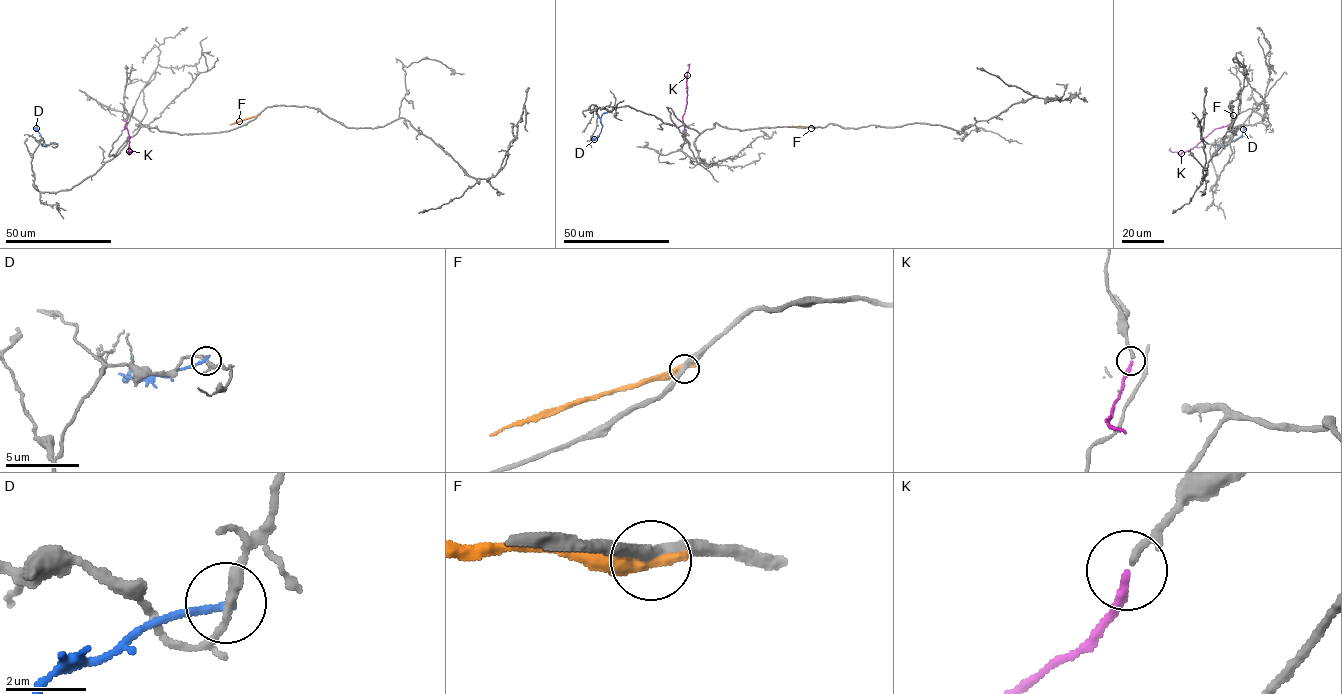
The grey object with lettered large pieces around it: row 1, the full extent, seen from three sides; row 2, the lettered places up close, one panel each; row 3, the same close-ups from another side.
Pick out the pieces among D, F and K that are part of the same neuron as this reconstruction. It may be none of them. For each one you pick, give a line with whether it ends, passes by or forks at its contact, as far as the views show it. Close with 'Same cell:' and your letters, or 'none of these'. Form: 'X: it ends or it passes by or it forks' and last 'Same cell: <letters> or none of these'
K: it ends
Same cell: K

